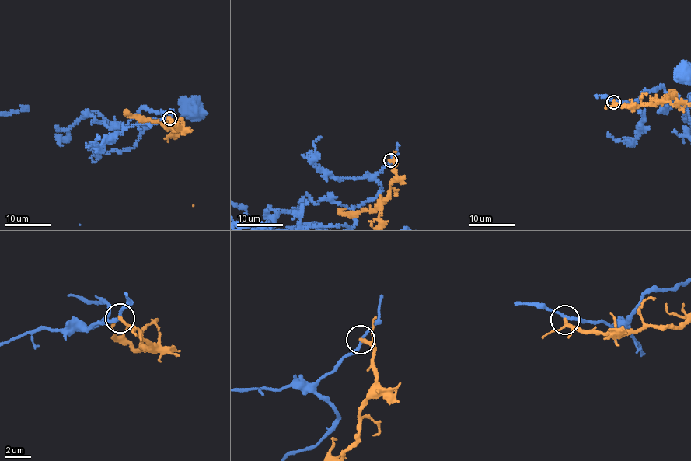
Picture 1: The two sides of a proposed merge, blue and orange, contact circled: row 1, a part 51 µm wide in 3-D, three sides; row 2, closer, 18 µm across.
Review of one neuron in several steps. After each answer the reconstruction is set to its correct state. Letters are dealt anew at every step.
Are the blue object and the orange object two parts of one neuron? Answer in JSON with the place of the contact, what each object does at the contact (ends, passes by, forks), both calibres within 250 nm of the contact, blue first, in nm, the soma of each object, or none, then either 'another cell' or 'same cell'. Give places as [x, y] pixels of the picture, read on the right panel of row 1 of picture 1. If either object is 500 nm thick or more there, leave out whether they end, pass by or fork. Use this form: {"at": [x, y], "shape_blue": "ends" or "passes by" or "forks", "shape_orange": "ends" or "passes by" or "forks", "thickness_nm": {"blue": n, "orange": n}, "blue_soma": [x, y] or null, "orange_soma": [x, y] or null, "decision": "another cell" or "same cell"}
{"at": [613, 102], "shape_blue": "passes by", "shape_orange": "ends", "thickness_nm": {"blue": 200, "orange": 260}, "blue_soma": [687, 72], "orange_soma": null, "decision": "another cell"}

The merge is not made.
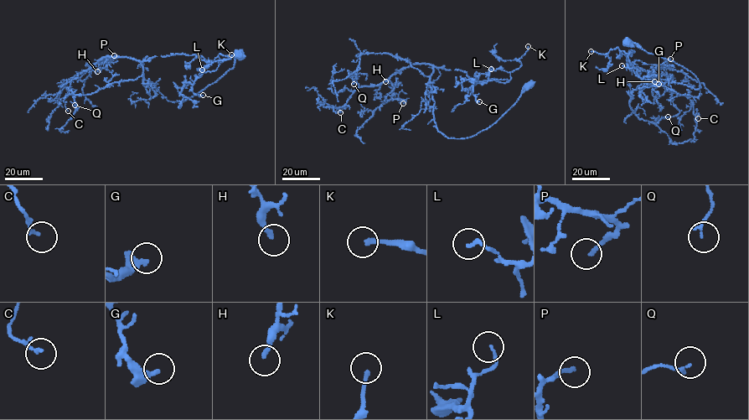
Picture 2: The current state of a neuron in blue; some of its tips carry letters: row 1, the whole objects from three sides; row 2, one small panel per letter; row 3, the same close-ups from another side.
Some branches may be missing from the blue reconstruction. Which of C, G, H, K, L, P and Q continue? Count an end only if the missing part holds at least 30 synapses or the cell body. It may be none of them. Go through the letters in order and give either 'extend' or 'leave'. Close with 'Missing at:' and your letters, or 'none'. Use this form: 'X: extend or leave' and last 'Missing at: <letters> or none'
C: leave
G: leave
H: leave
K: extend
L: leave
P: leave
Q: leave
Missing at: K

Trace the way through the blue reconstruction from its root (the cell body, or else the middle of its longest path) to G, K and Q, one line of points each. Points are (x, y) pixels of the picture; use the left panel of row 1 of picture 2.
G: (239, 54), (216, 81), (179, 101), (143, 78), (141, 63), (182, 54), (219, 61), (192, 85), (203, 95)
K: (239, 54), (183, 101), (142, 75), (142, 62), (157, 56), (231, 54)
Q: (239, 54), (233, 68), (183, 101), (169, 101), (142, 76), (76, 95), (75, 110), (74, 105)

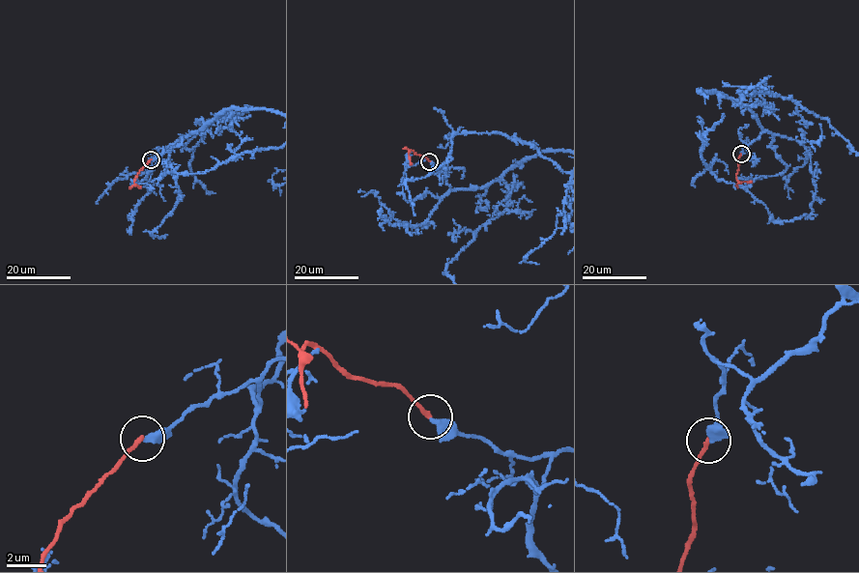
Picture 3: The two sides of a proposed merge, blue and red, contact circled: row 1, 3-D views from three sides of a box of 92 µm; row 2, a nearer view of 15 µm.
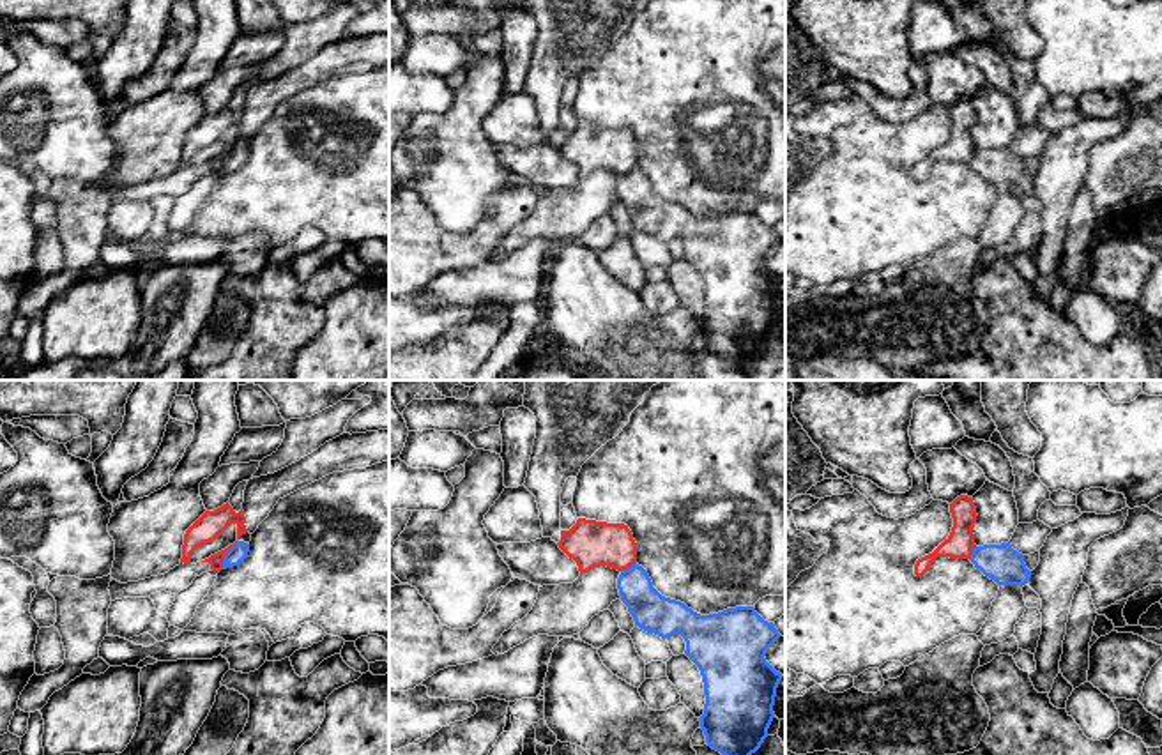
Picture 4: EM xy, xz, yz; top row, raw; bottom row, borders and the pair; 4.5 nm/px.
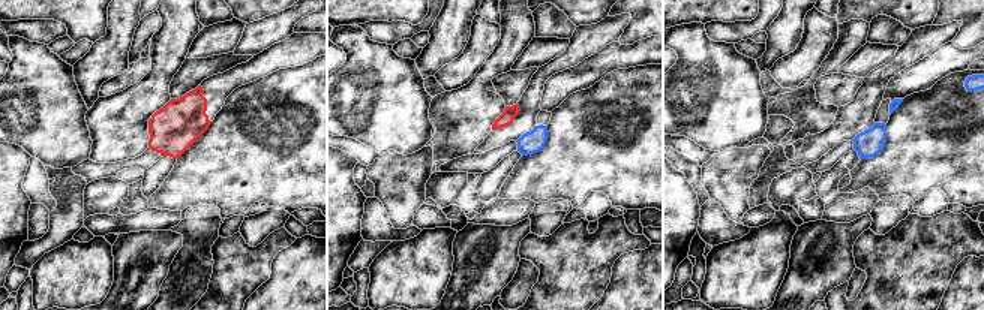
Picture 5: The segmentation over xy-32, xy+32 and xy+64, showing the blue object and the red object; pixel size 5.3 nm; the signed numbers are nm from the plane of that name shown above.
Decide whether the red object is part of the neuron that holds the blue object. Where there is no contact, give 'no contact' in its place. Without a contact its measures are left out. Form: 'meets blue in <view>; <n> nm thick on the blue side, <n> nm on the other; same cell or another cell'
meets blue in xy; 80 nm thick on the blue side, 60 nm on the other; another cell

